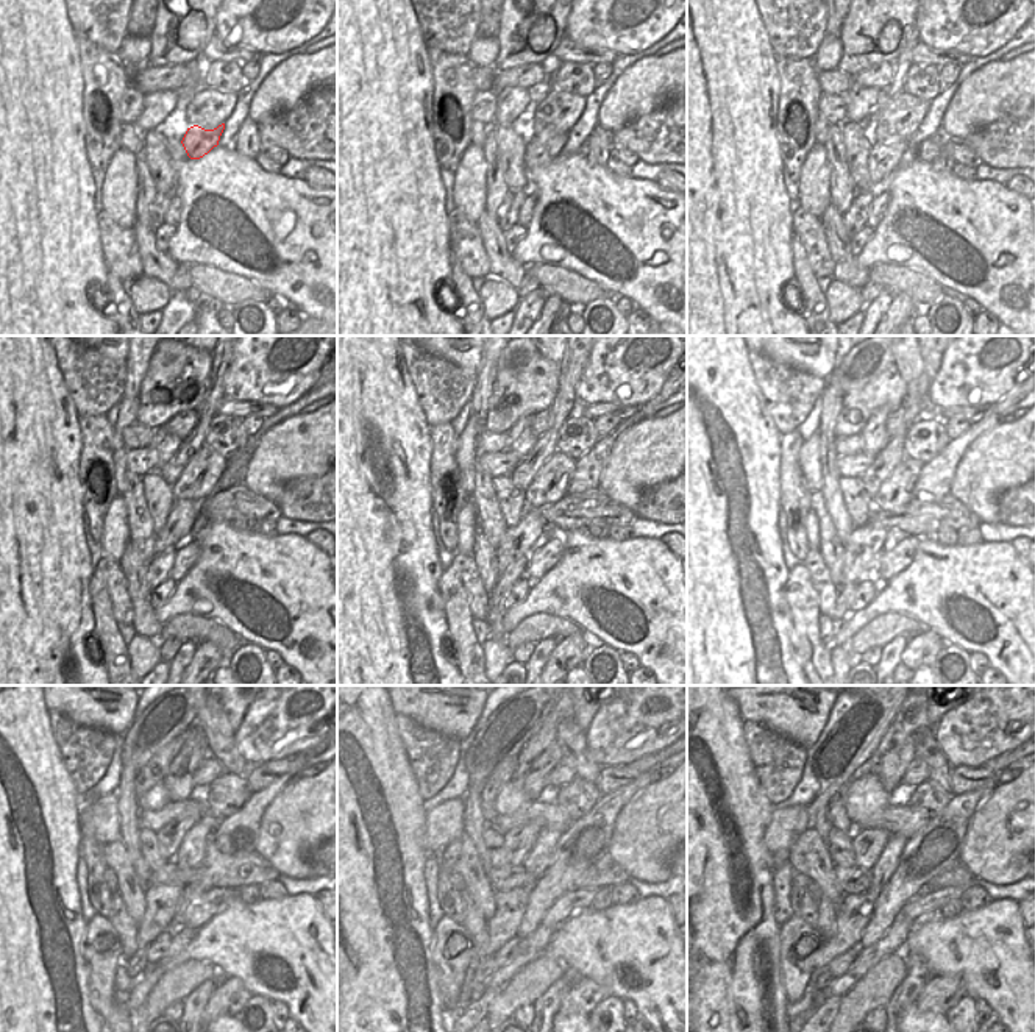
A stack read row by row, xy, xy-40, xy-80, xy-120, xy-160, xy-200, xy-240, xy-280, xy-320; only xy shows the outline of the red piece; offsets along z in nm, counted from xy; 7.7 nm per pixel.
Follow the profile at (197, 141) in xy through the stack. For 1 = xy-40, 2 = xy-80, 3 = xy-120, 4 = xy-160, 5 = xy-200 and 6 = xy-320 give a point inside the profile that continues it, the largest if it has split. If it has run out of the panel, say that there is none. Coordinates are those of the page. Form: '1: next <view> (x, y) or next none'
1: next xy-40 (545, 145)
2: next xy-80 (884, 160)
3: next xy-120 (184, 512)
4: next xy-160 (519, 540)
5: next xy-200 (865, 544)
6: next xy-320 (853, 914)

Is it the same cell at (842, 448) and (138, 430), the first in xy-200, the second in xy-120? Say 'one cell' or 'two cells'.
one cell

